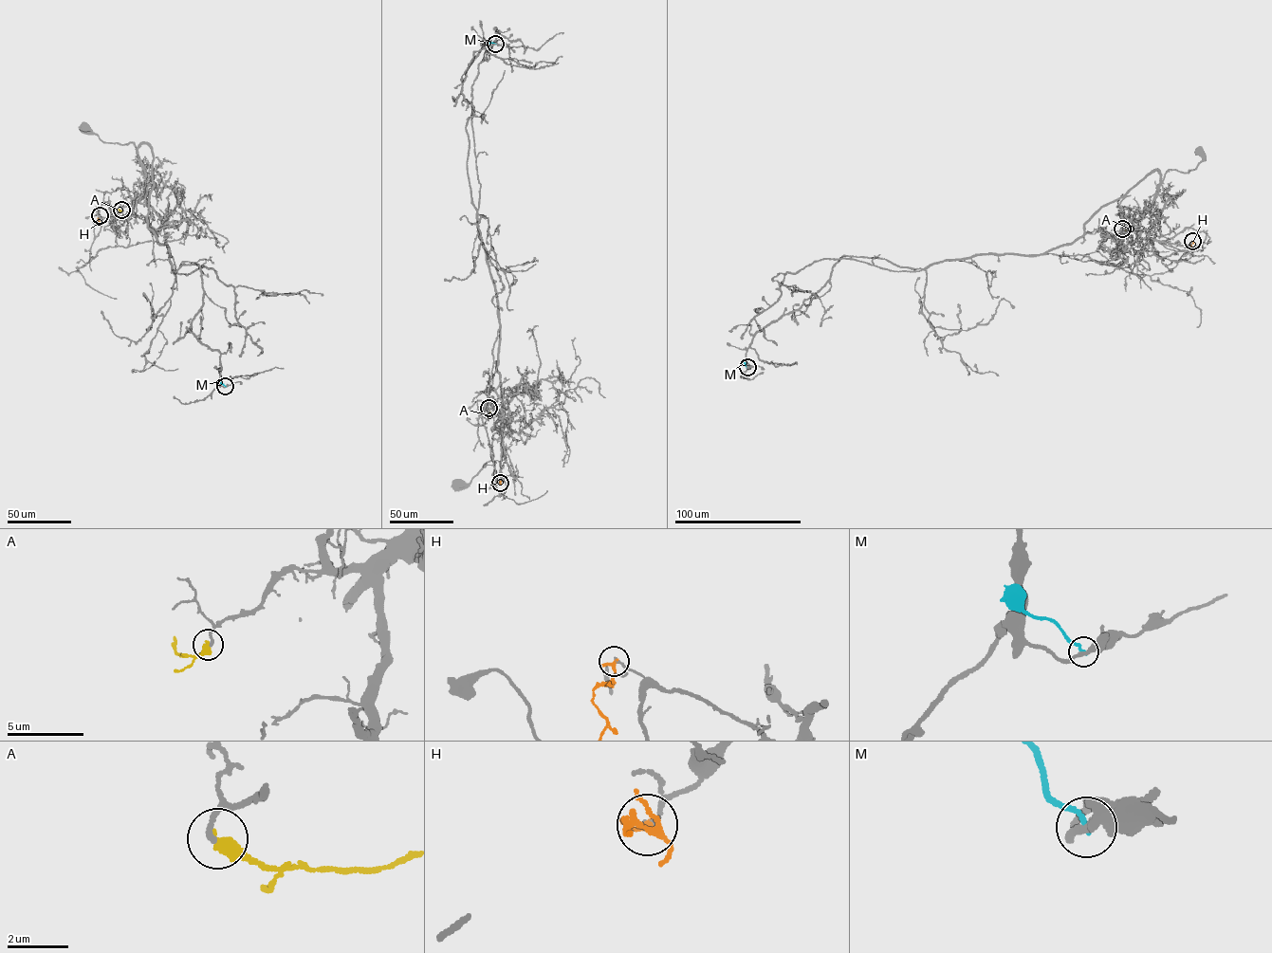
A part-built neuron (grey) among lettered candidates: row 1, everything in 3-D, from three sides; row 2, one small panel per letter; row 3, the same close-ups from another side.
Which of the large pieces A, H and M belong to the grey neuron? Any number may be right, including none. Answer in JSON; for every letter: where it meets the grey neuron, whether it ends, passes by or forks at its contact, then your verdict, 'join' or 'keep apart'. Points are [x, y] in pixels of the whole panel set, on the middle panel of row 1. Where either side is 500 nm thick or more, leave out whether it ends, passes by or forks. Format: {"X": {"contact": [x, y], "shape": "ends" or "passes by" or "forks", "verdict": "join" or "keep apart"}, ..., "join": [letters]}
{"A": {"contact": [488, 408], "shape": "ends", "verdict": "join"}, "H": {"contact": [500, 483], "shape": "ends", "verdict": "keep apart"}, "M": {"contact": [495, 44], "shape": "ends", "verdict": "keep apart"}, "join": ["A"]}

